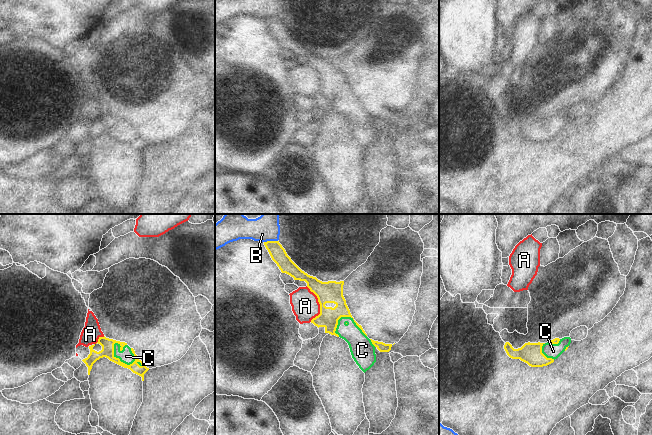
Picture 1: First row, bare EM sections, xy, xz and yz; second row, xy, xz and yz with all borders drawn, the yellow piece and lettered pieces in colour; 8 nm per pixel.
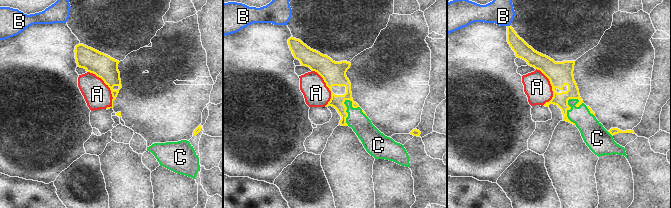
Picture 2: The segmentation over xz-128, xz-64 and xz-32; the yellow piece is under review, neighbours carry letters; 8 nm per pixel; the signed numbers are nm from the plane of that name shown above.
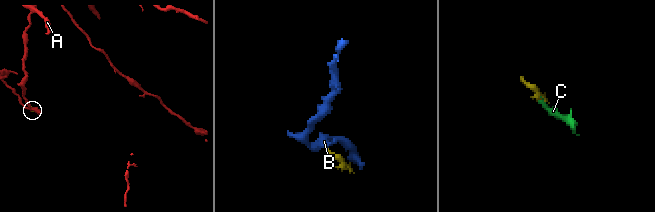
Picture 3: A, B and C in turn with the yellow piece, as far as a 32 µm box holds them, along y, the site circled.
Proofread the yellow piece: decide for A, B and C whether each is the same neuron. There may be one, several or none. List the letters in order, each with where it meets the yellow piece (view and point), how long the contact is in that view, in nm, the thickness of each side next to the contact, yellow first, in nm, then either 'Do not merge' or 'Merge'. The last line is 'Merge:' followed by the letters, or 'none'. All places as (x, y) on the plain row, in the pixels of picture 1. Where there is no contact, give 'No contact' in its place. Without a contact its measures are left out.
A: Touches yellow at xz (319, 79). Shared border 300 nm. Thickness 180 nm (yellow) against 220 nm. Do not merge
B: Touches yellow at xz (270, 17). Shared border 110 nm. Thickness 130 nm (yellow) against 140 nm. Do not merge
C: Touches yellow at xy (119, 135). Shared border 220 nm. Thickness 100 nm (yellow) against 120 nm. Merge
Merge: C

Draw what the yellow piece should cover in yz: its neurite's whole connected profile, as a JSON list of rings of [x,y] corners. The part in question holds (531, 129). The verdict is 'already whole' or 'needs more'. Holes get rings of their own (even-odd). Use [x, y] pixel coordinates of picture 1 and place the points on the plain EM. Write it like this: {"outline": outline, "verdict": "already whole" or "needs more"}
{"outline": [[[570,113],[555,114],[547,119],[525,119],[521,124],[514,125],[506,118],[504,125],[512,135],[520,135],[531,143],[543,143],[554,138],[571,119]]], "verdict": "needs more"}

